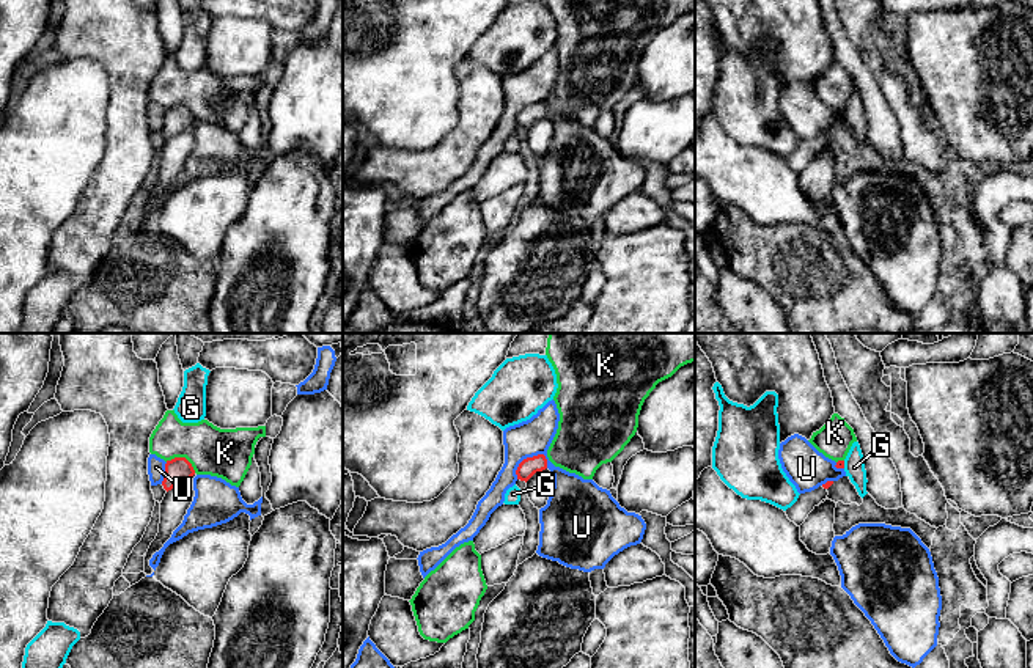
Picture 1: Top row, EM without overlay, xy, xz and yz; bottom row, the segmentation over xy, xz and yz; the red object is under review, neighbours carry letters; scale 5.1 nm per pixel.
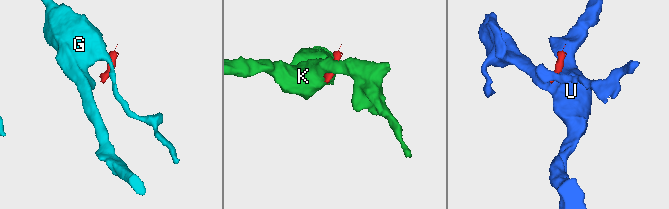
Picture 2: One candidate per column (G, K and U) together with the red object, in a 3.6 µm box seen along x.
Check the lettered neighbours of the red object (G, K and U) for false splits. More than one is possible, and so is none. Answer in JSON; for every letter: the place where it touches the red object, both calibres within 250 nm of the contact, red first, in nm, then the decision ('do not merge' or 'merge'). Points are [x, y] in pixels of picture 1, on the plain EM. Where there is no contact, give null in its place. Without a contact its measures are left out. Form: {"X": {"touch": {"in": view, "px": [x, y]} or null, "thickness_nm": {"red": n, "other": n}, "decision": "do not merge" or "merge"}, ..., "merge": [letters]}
{"G": {"touch": {"in": "yz", "px": [843, 112]}, "thickness_nm": {"red": 50, "other": 110}, "decision": "do not merge"}, "K": {"touch": {"in": "xy", "px": [183, 106]}, "thickness_nm": {"red": 130, "other": 260}, "decision": "do not merge"}, "U": {"touch": {"in": "xz", "px": [527, 106]}, "thickness_nm": {"red": 90, "other": 190}, "decision": "do not merge"}, "merge": []}

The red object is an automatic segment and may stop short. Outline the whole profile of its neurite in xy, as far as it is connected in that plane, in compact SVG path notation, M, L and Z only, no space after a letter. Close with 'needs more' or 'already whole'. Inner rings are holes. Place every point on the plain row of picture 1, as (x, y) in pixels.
M175 105L165 112L164 137L168 140L195 123L192 112L186 105Z; already whole

